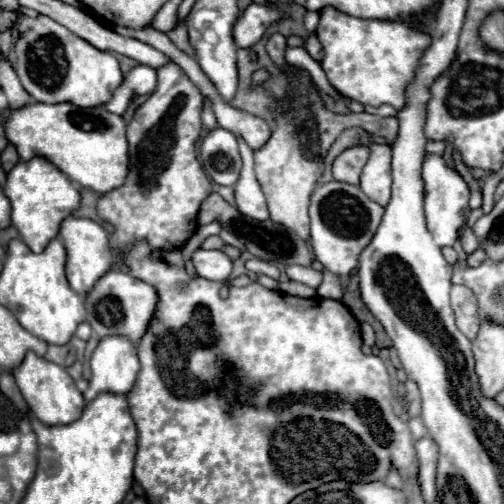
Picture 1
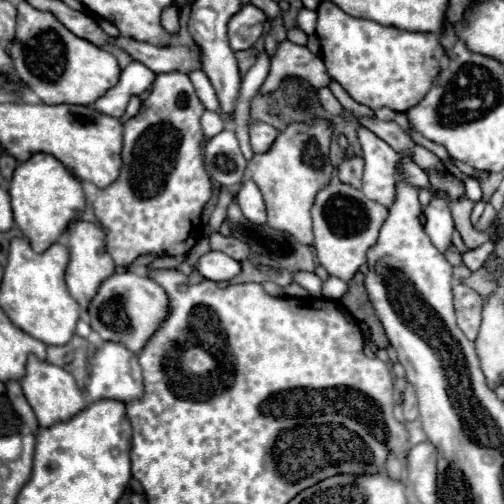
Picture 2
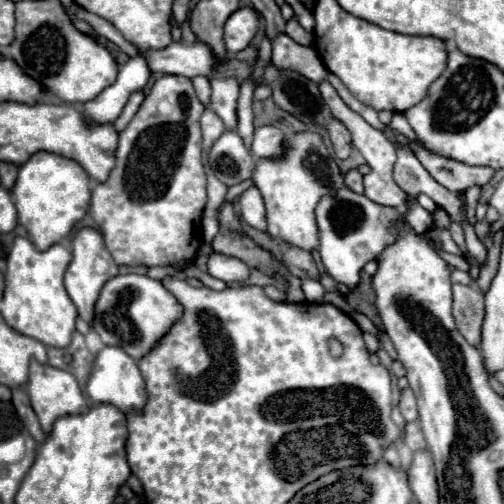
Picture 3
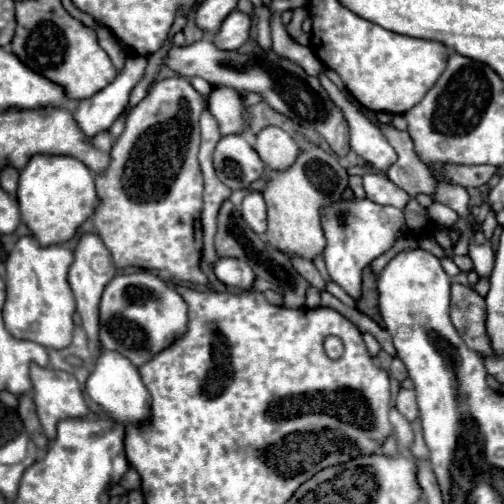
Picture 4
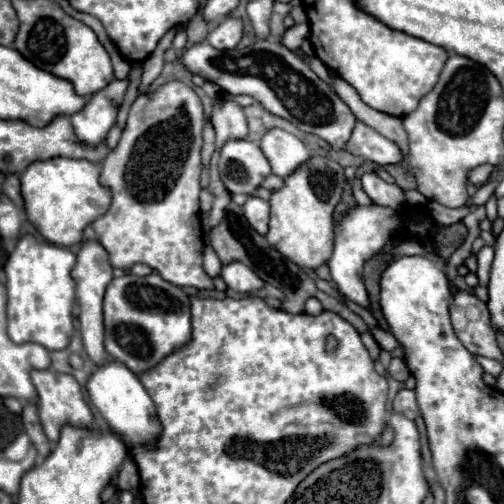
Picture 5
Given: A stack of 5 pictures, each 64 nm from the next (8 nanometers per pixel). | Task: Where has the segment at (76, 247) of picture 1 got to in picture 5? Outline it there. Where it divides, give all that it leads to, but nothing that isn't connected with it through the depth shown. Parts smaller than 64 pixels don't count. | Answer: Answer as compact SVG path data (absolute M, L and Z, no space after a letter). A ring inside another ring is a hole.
M84 242L82 250L78 252L76 266L72 270L72 278L76 280L76 298L80 304L80 334L84 342L84 350L88 358L96 364L102 366L110 360L106 348L104 348L104 322L102 322L102 298L108 282L112 280L112 266L108 264L108 254L104 248L100 248L98 242Z

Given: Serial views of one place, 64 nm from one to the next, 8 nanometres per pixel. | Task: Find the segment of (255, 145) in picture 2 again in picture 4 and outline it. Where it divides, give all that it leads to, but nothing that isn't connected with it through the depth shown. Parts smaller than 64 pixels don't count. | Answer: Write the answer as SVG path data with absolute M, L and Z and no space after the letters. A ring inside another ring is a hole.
M268 126L256 136L256 152L270 170L288 170L300 156L300 144L282 128Z

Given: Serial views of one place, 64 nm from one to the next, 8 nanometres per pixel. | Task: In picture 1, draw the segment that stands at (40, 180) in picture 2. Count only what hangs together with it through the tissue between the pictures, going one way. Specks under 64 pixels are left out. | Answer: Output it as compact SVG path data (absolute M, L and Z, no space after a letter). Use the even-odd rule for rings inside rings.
M36 156L28 162L18 162L6 180L4 194L12 204L12 224L18 228L22 240L32 252L42 252L52 238L58 236L62 220L80 208L80 190L68 180L48 158Z

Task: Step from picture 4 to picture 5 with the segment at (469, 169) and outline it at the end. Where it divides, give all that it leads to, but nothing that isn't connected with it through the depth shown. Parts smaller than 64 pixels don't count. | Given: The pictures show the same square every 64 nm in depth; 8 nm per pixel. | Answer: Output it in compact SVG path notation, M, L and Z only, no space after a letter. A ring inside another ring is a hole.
M484 164L484 166L480 166L480 168L474 168L474 170L468 174L468 180L474 182L474 184L484 184L484 182L490 178L492 172L494 172L494 166Z

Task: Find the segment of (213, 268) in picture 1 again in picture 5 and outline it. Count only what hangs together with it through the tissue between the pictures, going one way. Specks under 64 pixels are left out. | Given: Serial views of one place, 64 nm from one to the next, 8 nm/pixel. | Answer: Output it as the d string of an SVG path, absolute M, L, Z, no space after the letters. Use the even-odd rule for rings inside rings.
M232 262L232 264L224 266L222 280L228 284L228 288L232 288L234 292L240 292L240 294L250 294L250 292L264 288L264 282L248 266L244 266L240 262Z

